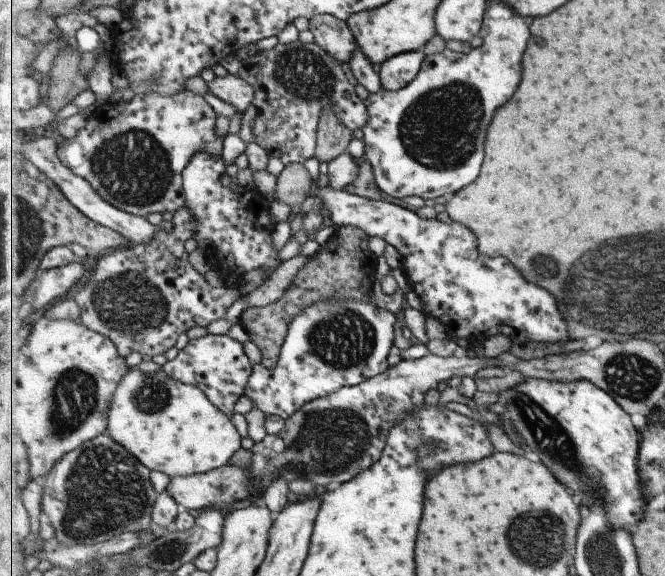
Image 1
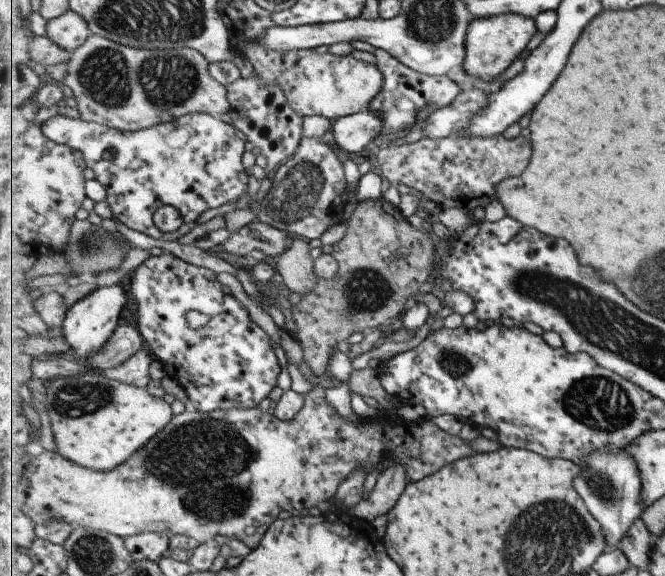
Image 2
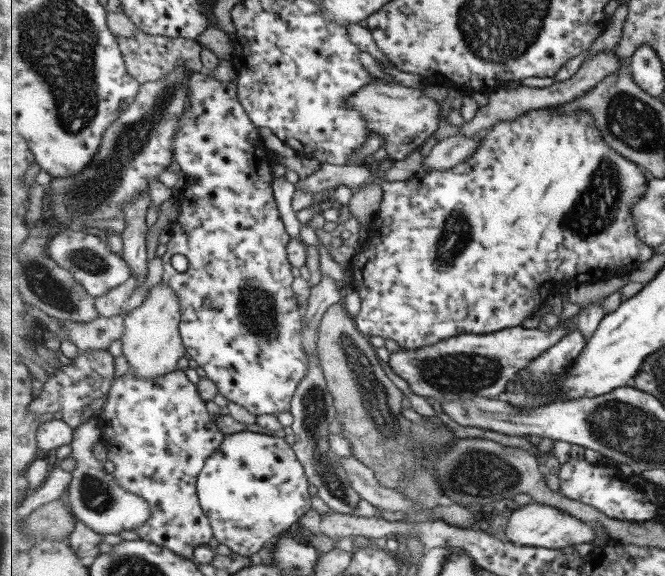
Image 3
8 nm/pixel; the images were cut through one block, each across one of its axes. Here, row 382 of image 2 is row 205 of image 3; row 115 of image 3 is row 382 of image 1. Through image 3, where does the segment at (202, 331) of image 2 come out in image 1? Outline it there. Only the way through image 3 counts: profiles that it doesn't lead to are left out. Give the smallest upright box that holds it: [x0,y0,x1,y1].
[162,334,253,415]

